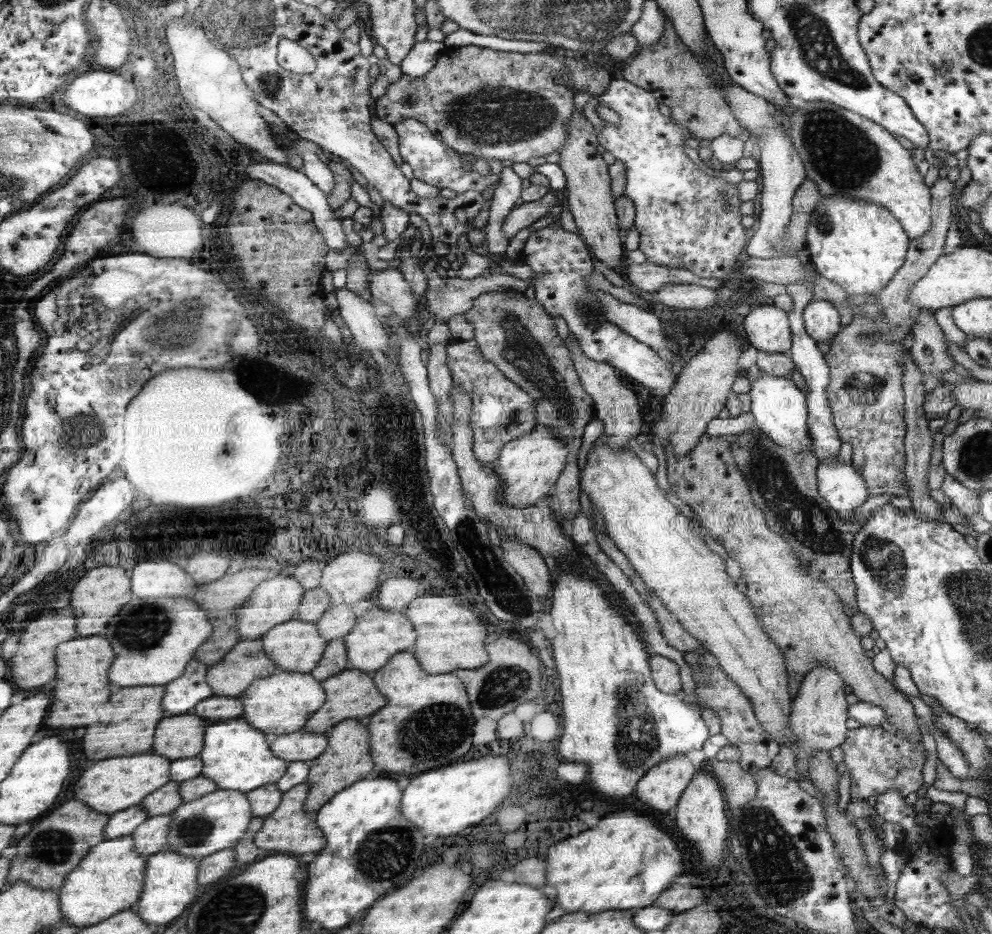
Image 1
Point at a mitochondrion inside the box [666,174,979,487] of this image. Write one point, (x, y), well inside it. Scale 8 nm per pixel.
(863, 387)

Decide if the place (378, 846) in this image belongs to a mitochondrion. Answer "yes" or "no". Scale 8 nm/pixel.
yes

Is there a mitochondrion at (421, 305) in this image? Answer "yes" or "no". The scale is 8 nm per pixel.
no

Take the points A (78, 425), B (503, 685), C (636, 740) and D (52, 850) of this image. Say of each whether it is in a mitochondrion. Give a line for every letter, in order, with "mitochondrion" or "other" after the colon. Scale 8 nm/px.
A: mitochondrion
B: mitochondrion
C: mitochondrion
D: mitochondrion

